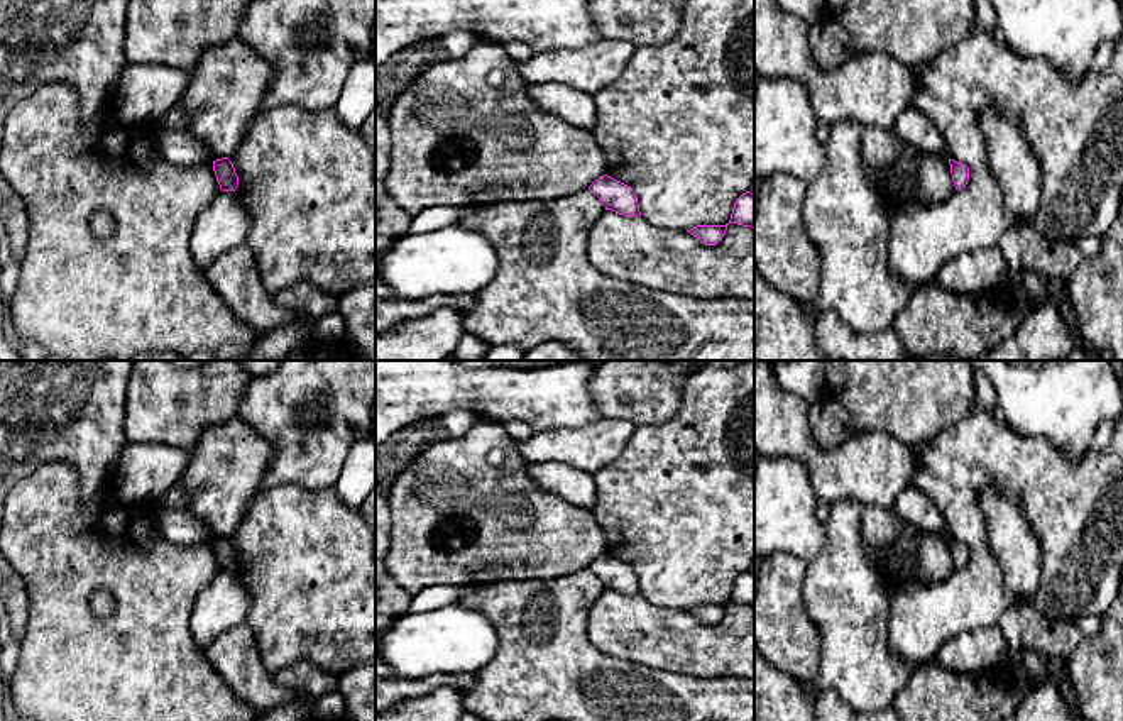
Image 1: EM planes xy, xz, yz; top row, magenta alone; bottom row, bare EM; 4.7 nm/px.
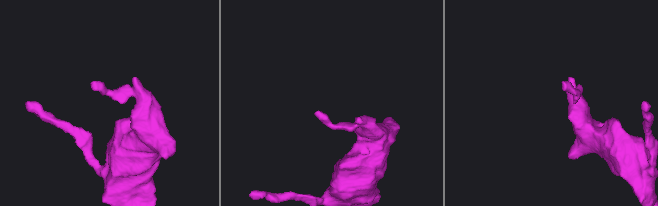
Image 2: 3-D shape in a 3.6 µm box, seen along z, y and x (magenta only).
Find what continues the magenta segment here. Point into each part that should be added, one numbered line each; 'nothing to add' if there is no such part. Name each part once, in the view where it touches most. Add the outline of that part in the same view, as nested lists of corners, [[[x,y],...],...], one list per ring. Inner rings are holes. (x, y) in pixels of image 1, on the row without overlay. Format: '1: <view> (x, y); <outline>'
nothing to add

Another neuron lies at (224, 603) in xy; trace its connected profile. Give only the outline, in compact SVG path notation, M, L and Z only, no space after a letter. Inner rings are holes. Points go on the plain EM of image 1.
M220 570L196 596L189 630L198 648L205 650L216 636L242 623L250 611L250 592L233 570Z

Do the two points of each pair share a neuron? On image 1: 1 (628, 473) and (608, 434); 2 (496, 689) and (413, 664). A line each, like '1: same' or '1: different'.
1: different
2: different

